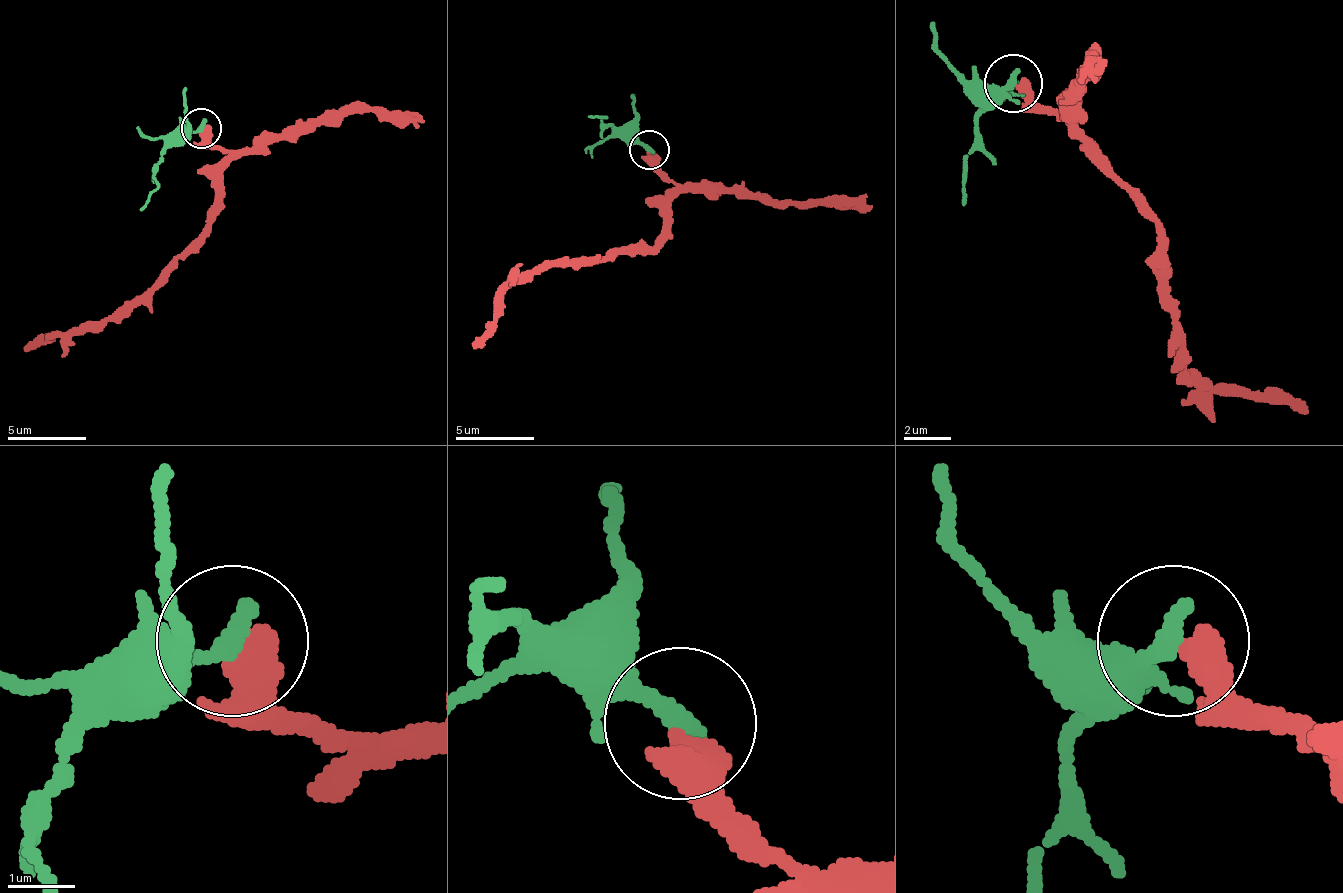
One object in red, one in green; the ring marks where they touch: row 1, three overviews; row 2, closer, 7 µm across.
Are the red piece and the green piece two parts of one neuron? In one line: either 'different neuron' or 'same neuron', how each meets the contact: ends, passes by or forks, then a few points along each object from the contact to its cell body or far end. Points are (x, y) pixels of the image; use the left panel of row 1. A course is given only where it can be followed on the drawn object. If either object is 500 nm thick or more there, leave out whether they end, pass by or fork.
different neuron; red runs (202, 127), (225, 158), (222, 202), (206, 229), (139, 296), (56, 336), (40, 336), (24, 352); green runs (202, 127), (166, 151), (155, 174), (158, 186), (139, 210)

